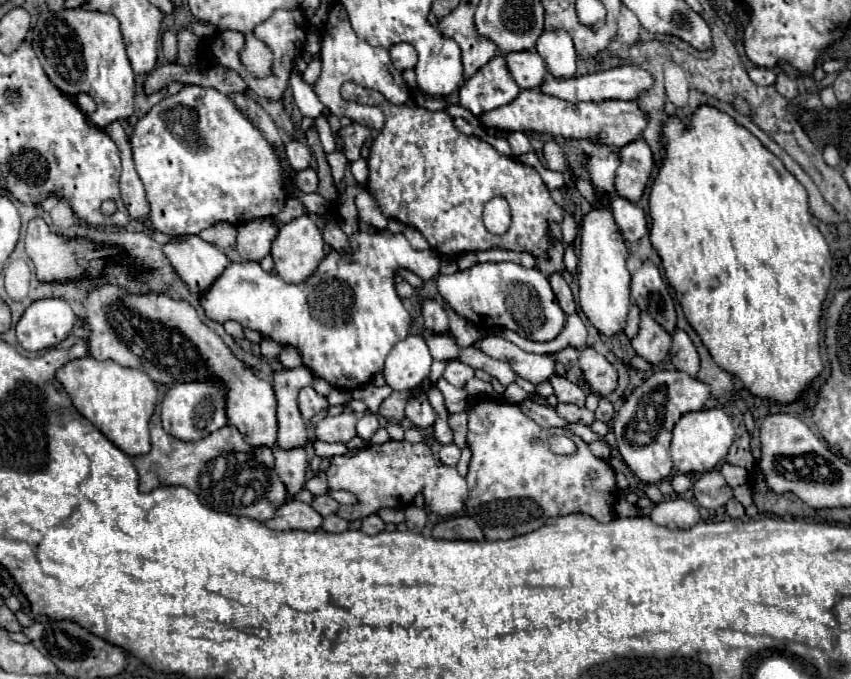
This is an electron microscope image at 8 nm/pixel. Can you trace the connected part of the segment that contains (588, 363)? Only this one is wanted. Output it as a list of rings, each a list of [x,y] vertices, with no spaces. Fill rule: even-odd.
[[[587,346],[579,350],[579,368],[583,374],[583,384],[589,392],[609,396],[617,388],[617,370],[593,348]]]

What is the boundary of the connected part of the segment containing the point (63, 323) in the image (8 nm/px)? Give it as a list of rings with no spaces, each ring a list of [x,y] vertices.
[[[45,298],[33,302],[17,322],[17,340],[29,352],[57,346],[73,330],[77,316],[69,302]]]

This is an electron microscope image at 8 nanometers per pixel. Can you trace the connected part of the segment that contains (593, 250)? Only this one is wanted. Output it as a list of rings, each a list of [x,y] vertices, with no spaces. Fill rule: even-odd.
[[[611,148],[609,156],[605,158],[599,158],[595,154],[585,154],[585,160],[583,160],[583,168],[589,176],[589,182],[595,188],[595,204],[593,204],[593,210],[589,210],[581,222],[579,300],[581,300],[581,310],[591,320],[591,324],[607,336],[617,334],[625,328],[627,312],[631,308],[631,298],[629,298],[631,274],[627,270],[629,250],[625,246],[625,240],[617,236],[619,228],[609,206],[611,196],[615,196],[613,180],[615,180],[615,170],[619,168],[619,164],[621,164],[621,154],[615,148]]]

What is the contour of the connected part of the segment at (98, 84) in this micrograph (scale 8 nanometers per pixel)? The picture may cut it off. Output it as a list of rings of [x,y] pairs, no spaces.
[[[85,8],[45,12],[39,16],[31,38],[45,74],[63,94],[85,92],[97,102],[97,110],[87,116],[93,128],[103,130],[109,122],[133,112],[135,74],[125,54],[119,20],[113,14]]]

